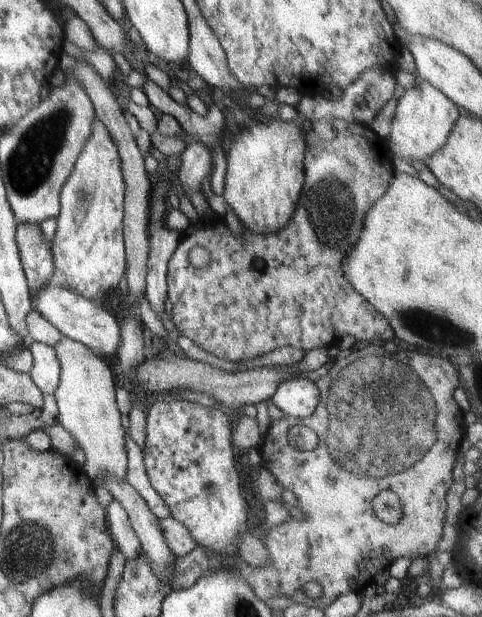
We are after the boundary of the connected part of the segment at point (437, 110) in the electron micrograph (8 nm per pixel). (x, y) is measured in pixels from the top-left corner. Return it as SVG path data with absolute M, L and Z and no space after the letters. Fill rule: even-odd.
M417 76L416 85L405 89L397 102L388 144L394 157L411 162L424 160L438 152L446 144L455 122L460 116L458 107L447 97L434 88L427 80ZM389 139L390 142L389 143Z

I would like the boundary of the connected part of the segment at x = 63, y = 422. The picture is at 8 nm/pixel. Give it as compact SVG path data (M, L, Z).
M62 336L53 347L61 370L59 385L54 394L59 410L59 428L68 431L84 450L86 461L83 469L92 480L118 477L126 481L126 431L122 427L122 413L115 399L116 368L102 357L94 355L86 345L71 338Z

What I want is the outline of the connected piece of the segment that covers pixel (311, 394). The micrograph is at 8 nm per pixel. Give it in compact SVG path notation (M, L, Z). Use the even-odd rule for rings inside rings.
M299 375L282 381L270 400L287 418L308 419L315 413L320 394L316 383Z

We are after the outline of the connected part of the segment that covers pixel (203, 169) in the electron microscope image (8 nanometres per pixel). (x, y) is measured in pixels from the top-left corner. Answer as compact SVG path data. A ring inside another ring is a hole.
M187 140L184 152L180 156L181 167L178 178L185 194L206 188L206 182L213 170L211 150L202 141Z

